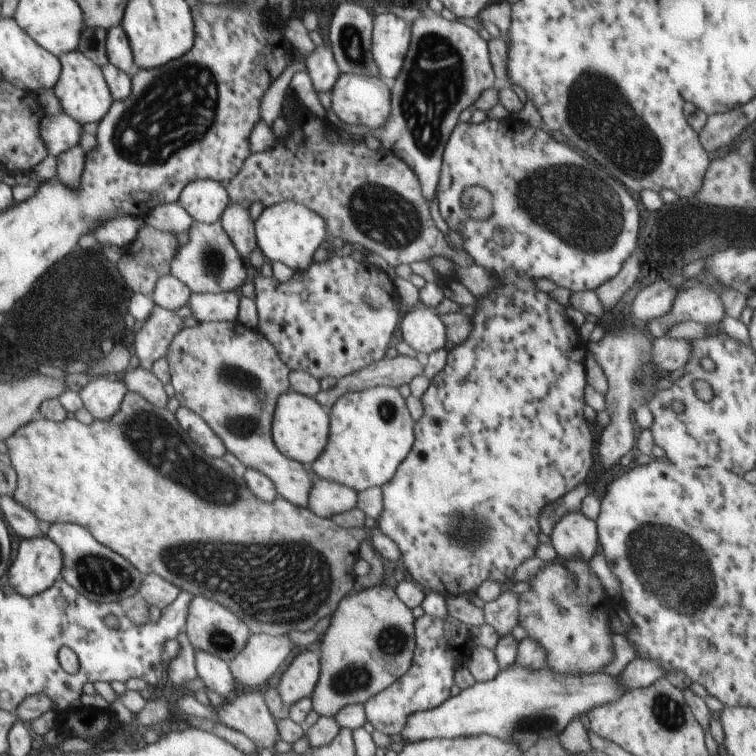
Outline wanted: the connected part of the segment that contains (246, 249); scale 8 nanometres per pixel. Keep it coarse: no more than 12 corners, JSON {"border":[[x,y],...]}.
{"border":[[229,204],[221,219],[240,258],[257,247],[249,208]]}

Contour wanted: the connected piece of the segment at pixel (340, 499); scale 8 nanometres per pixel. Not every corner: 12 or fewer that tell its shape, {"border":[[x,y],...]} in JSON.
{"border":[[310,466],[308,509],[331,518],[356,508],[359,492]]}

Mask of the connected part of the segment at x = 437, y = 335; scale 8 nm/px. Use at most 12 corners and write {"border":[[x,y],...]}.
{"border":[[418,304],[400,320],[416,352],[444,349],[446,326],[434,309]]}

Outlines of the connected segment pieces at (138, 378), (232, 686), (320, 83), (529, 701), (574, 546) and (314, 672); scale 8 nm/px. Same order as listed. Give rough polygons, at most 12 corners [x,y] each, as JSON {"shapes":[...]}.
{"shapes":[[[130,367],[120,380],[158,408],[170,398],[151,371]],[[196,650],[197,676],[226,701],[240,690],[229,664]],[[316,46],[306,68],[316,93],[342,74],[332,46]],[[514,663],[408,716],[408,743],[488,734],[524,752],[628,690]],[[564,514],[550,534],[557,557],[589,562],[598,550],[595,521]],[[312,648],[292,660],[276,688],[284,704],[311,697],[320,678]]]}

